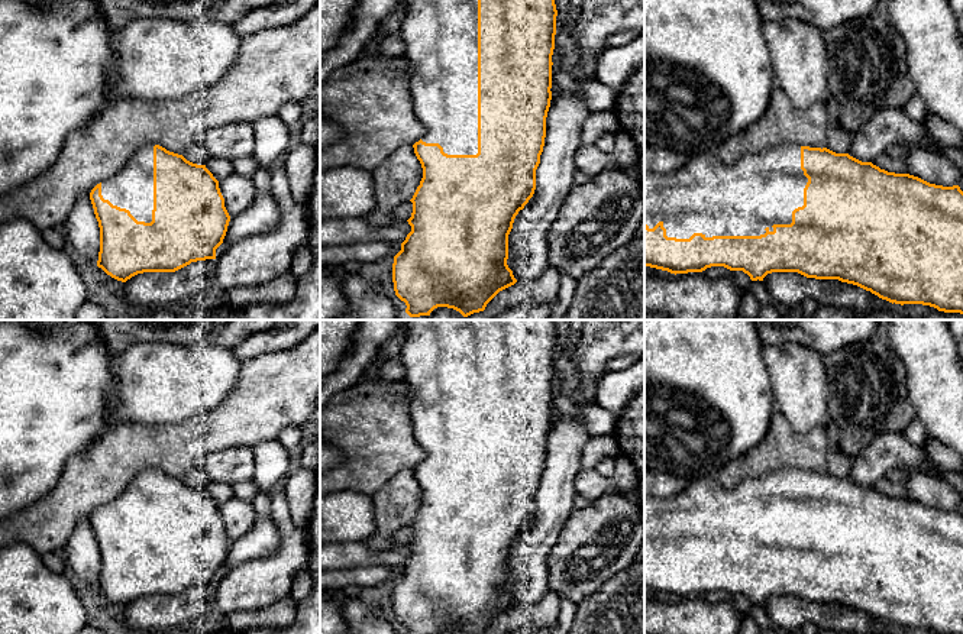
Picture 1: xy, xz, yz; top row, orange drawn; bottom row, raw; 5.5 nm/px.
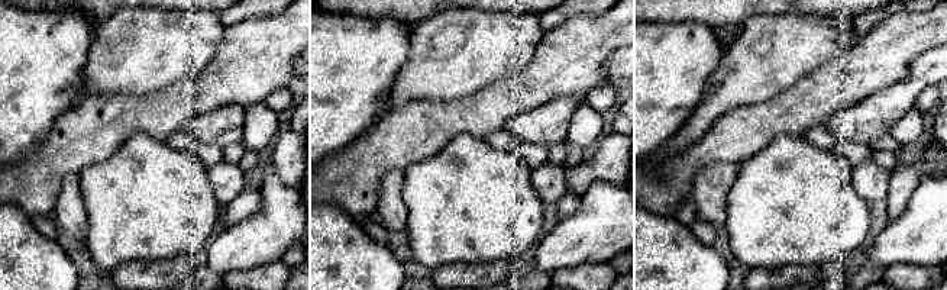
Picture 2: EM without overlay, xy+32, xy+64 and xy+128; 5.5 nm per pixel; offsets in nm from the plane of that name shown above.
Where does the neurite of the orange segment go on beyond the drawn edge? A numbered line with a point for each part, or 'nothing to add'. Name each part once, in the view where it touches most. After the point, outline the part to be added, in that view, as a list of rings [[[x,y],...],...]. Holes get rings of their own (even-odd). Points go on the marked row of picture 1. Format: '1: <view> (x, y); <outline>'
1: yz (705, 196); [[[785,143],[757,153],[747,153],[734,164],[724,164],[714,153],[697,155],[669,174],[644,172],[644,224],[663,223],[668,237],[689,239],[694,233],[712,236],[760,236],[773,224],[791,224],[792,211],[804,206],[808,178],[801,169],[801,146]]]

